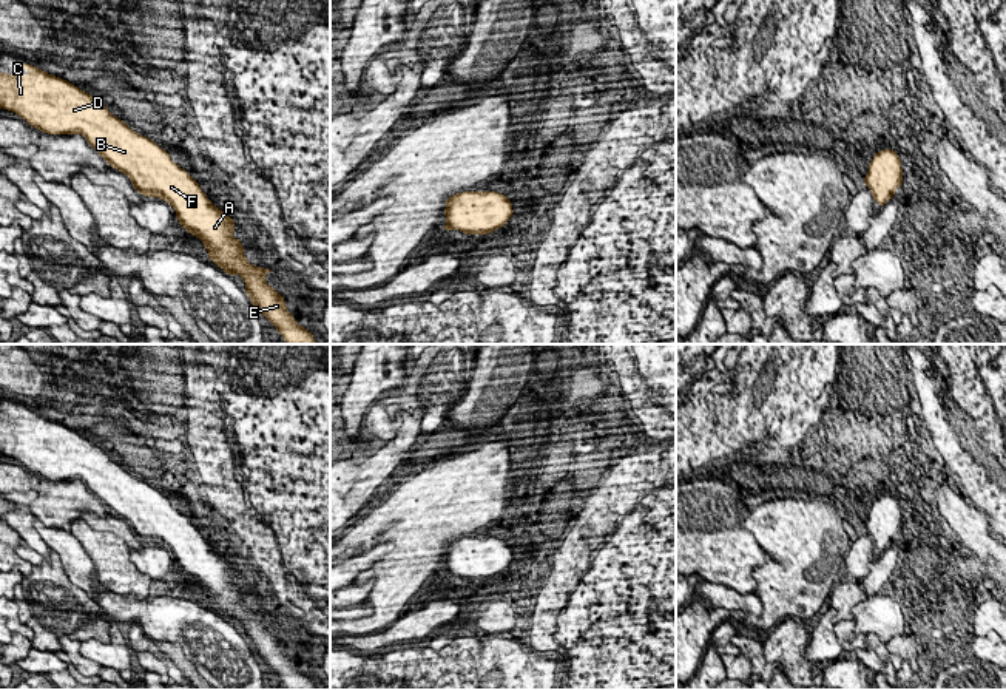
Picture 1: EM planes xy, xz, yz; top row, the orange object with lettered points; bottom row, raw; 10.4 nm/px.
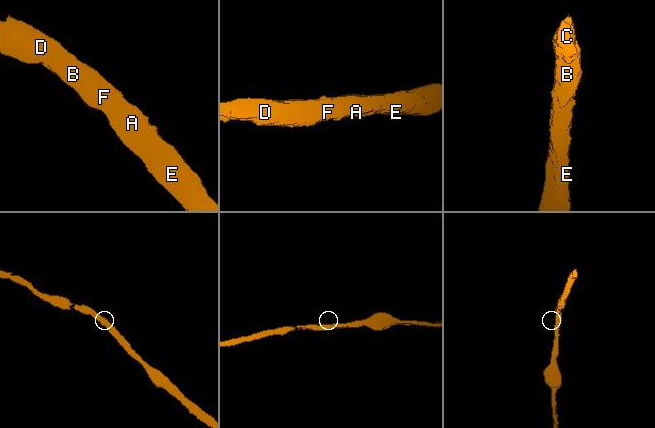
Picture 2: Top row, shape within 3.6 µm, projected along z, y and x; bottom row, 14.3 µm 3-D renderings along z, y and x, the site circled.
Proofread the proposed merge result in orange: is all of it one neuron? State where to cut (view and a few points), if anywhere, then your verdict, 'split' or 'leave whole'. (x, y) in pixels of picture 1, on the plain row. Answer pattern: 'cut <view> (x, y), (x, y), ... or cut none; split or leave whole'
cut none; leave whole

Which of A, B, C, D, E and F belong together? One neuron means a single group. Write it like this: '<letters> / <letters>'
A B C D E F

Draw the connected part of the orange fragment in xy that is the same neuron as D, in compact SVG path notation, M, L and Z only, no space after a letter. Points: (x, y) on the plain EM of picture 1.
M26 408L20 412L28 415L29 420L22 423L19 417L6 421L0 417L0 454L19 460L31 472L46 480L82 480L113 514L130 523L142 542L159 543L174 553L176 565L185 577L202 587L208 597L207 604L230 622L239 621L244 625L245 639L253 653L276 673L285 690L318 690L315 682L299 671L287 656L278 636L265 628L265 621L272 616L256 613L247 607L242 588L231 582L236 573L235 565L211 550L187 516L174 509L170 500L156 488L133 477L127 468L113 462L103 449L88 438Z

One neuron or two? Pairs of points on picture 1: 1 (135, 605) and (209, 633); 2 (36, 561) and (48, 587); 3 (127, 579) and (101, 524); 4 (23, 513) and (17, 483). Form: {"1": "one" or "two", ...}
{"1": "one", "2": "one", "3": "two", "4": "two"}

